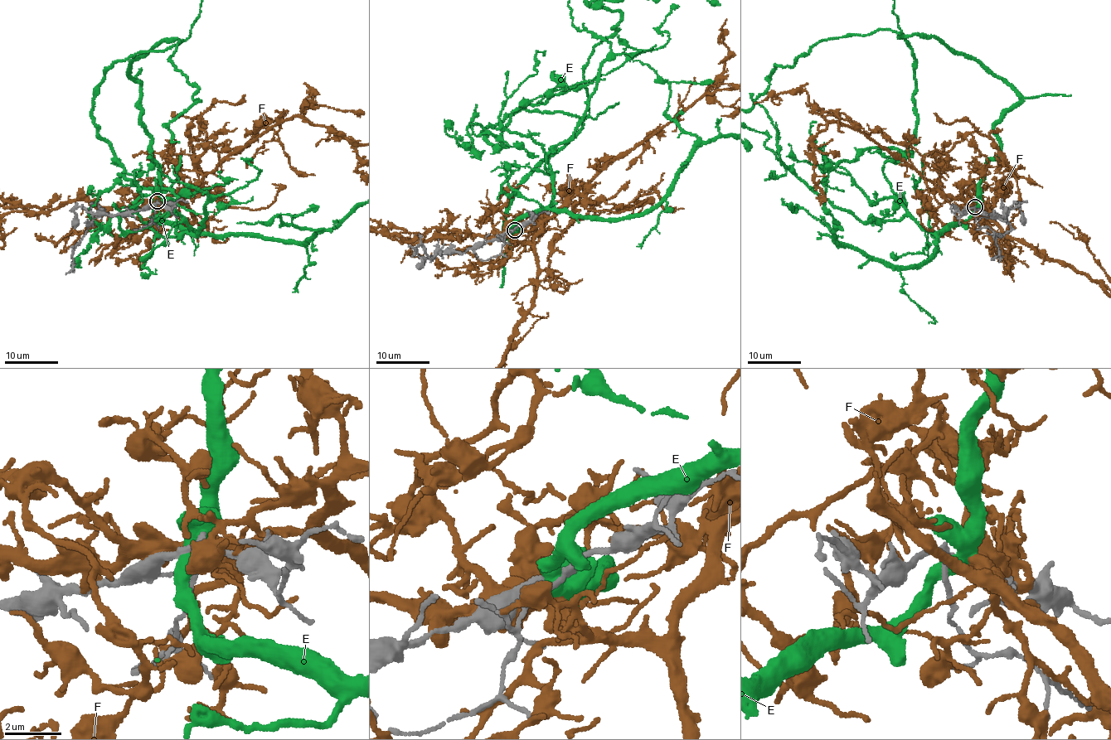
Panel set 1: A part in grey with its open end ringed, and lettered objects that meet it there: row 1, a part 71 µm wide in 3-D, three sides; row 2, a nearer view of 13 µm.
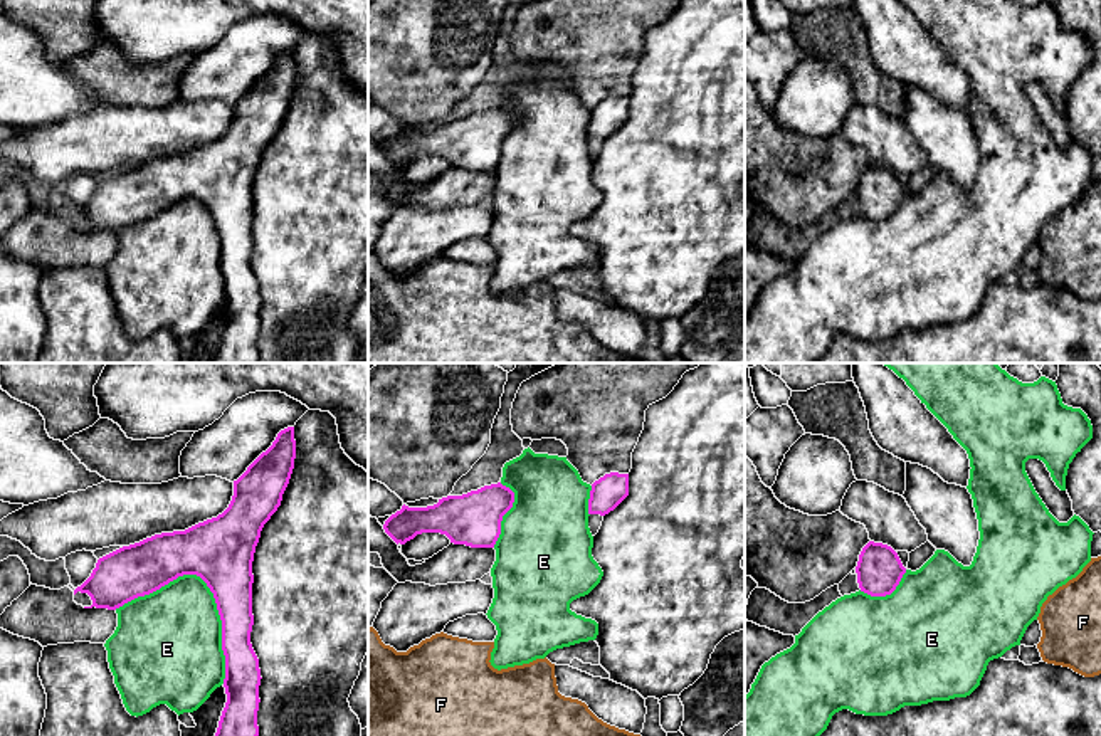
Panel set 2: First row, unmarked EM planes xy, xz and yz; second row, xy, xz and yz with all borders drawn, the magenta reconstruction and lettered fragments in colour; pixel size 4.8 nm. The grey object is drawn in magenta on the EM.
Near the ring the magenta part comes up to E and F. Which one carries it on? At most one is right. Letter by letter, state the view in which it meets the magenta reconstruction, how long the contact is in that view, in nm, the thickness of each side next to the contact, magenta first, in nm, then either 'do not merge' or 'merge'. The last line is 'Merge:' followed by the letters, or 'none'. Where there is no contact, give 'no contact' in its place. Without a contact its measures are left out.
E: xy | 650 nm | 320/420 nm | do not merge
F: no contact | do not merge
Merge: none

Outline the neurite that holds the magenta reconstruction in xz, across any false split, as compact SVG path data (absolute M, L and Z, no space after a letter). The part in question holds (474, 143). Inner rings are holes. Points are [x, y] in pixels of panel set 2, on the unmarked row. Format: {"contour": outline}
{"contour": "M501 106L462 119L447 119L427 131L402 129L385 148L385 156L405 168L422 156L445 158L454 168L494 171L503 139L513 131L514 116Z"}

